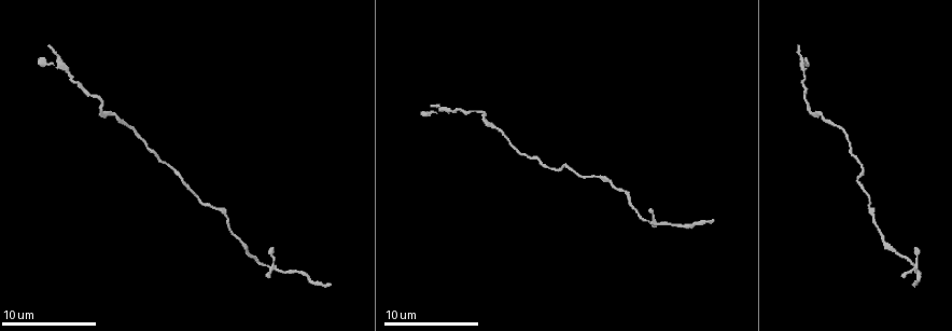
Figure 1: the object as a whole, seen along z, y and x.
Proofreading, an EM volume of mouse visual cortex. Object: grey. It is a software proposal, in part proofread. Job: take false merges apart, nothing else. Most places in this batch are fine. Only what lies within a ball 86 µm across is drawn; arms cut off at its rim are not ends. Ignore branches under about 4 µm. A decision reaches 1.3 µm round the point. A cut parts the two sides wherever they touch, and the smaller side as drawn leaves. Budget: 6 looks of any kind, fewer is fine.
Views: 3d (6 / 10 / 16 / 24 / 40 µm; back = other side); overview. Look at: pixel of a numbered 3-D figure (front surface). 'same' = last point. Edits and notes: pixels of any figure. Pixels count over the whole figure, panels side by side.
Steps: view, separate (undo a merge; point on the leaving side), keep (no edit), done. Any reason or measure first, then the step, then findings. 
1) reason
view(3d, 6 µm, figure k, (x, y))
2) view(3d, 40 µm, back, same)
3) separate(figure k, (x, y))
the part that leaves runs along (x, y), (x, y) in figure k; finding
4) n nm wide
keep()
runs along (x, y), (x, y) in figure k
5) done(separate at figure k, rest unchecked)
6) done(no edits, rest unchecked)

small branch off a trunk
view(3d, 10 µm, figure 1, (802, 69))

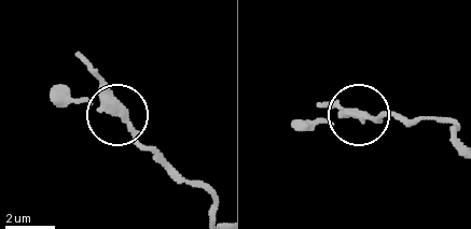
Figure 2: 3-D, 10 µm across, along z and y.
keep()
runs along (216, 216), (210, 198), (123, 124), (86, 101), (51, 99) in figure 2; one neuron here

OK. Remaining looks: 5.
sudden change in width
view(3d, 16 µm, figure 1, (502, 131))

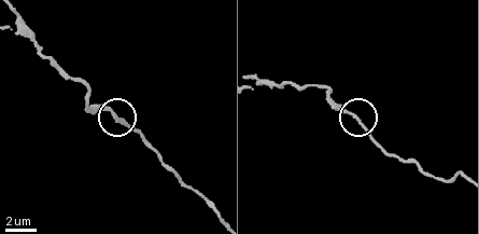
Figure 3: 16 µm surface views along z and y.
from behind
view(3d, 16 µm, back, figure 3, (117, 119))

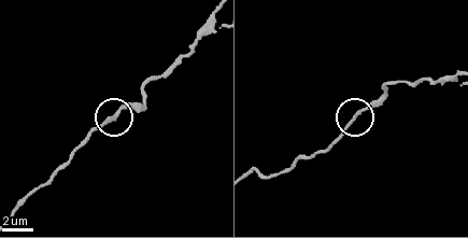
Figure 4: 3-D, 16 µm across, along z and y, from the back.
keep()
runs along (257, 168), (274, 174), (323, 151), (385, 92) in figure 4; all the same neuron

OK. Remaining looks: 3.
view(3d, 10 µm, figure 1, (236, 237))

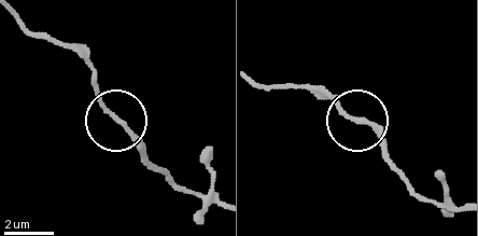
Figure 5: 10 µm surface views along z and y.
view(3d, 10 µm, back, figure 5, (362, 119))

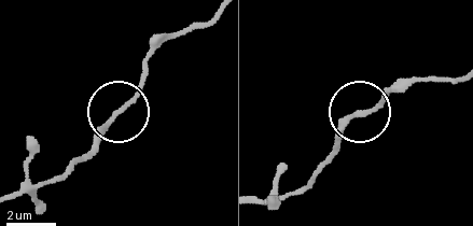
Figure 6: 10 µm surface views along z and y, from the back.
keep()
all the same neuron

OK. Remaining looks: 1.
done(no edits, rest unchecked)

